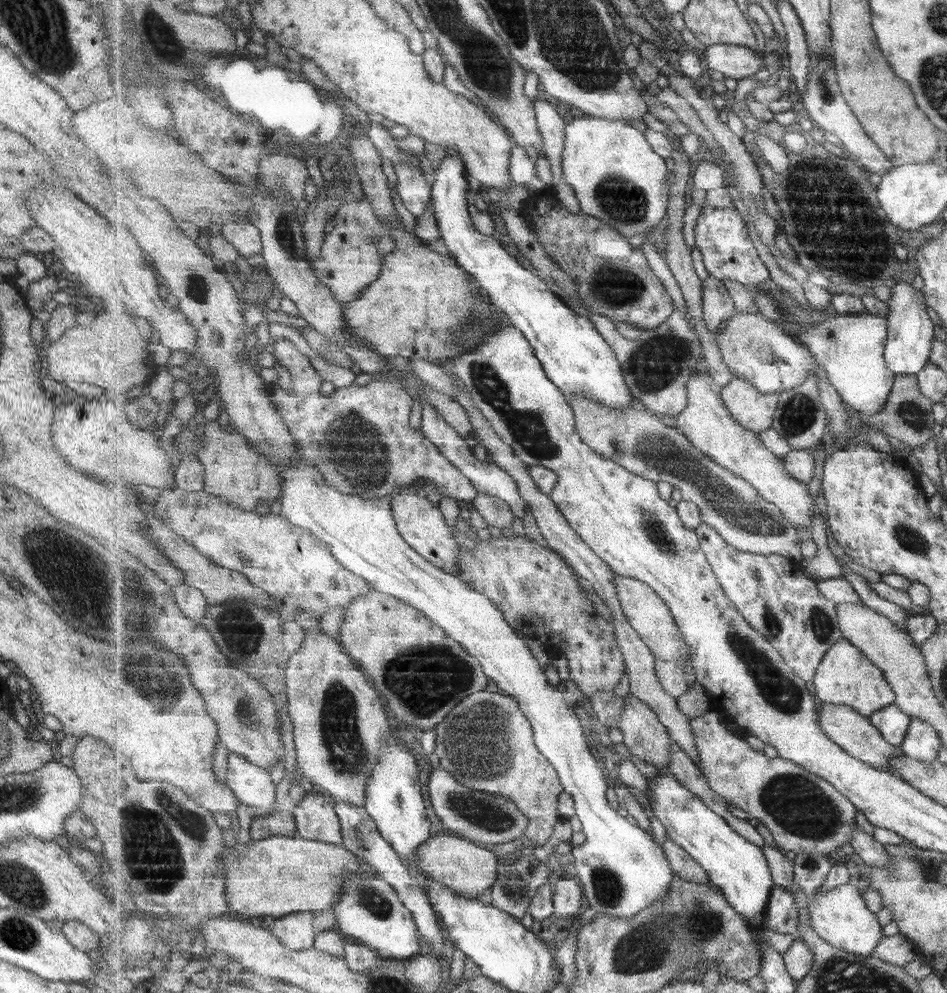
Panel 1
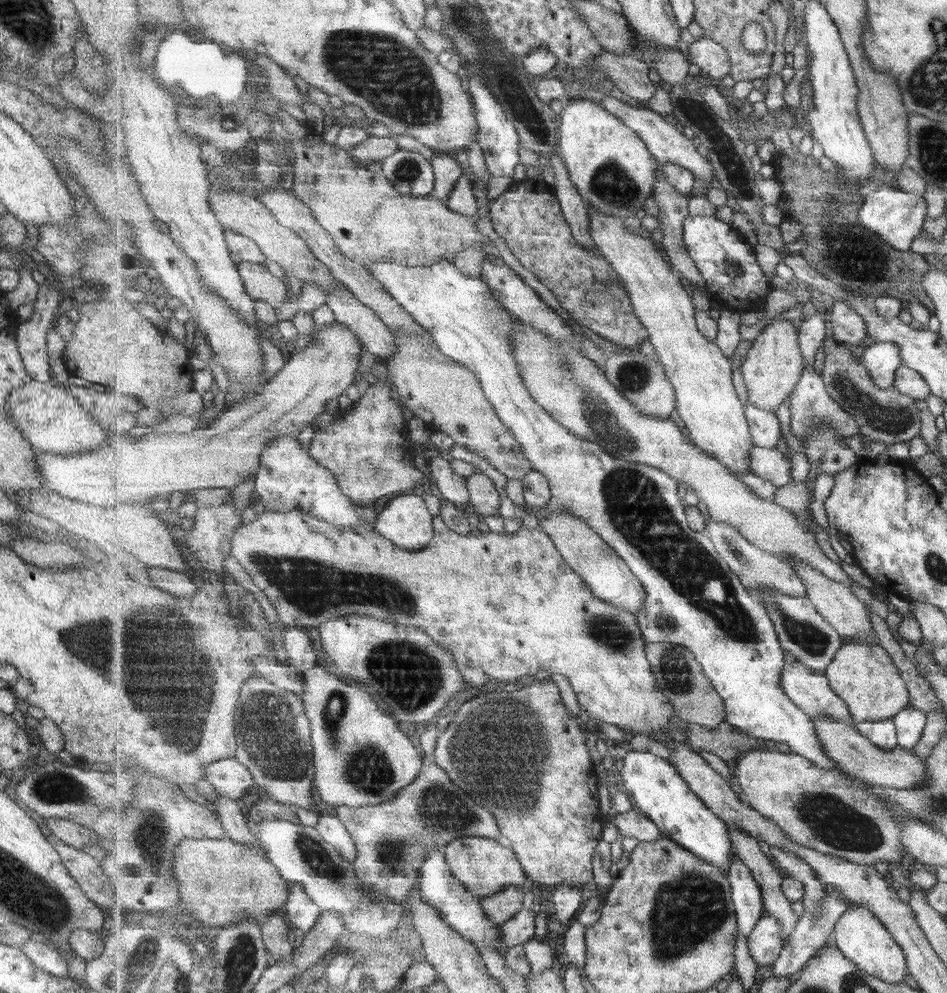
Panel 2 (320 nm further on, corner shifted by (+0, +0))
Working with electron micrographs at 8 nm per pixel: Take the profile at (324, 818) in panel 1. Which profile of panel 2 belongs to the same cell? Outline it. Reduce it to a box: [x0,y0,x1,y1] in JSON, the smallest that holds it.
[316,807,357,863]

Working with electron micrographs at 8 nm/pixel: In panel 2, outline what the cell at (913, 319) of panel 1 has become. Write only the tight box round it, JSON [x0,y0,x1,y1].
[862,342,903,388]

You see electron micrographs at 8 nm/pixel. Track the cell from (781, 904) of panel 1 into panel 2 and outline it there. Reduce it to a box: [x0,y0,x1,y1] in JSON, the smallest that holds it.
[748,913,785,966]

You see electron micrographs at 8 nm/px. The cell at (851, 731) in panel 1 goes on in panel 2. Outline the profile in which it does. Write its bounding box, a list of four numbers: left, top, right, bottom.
[781,660,856,726]

